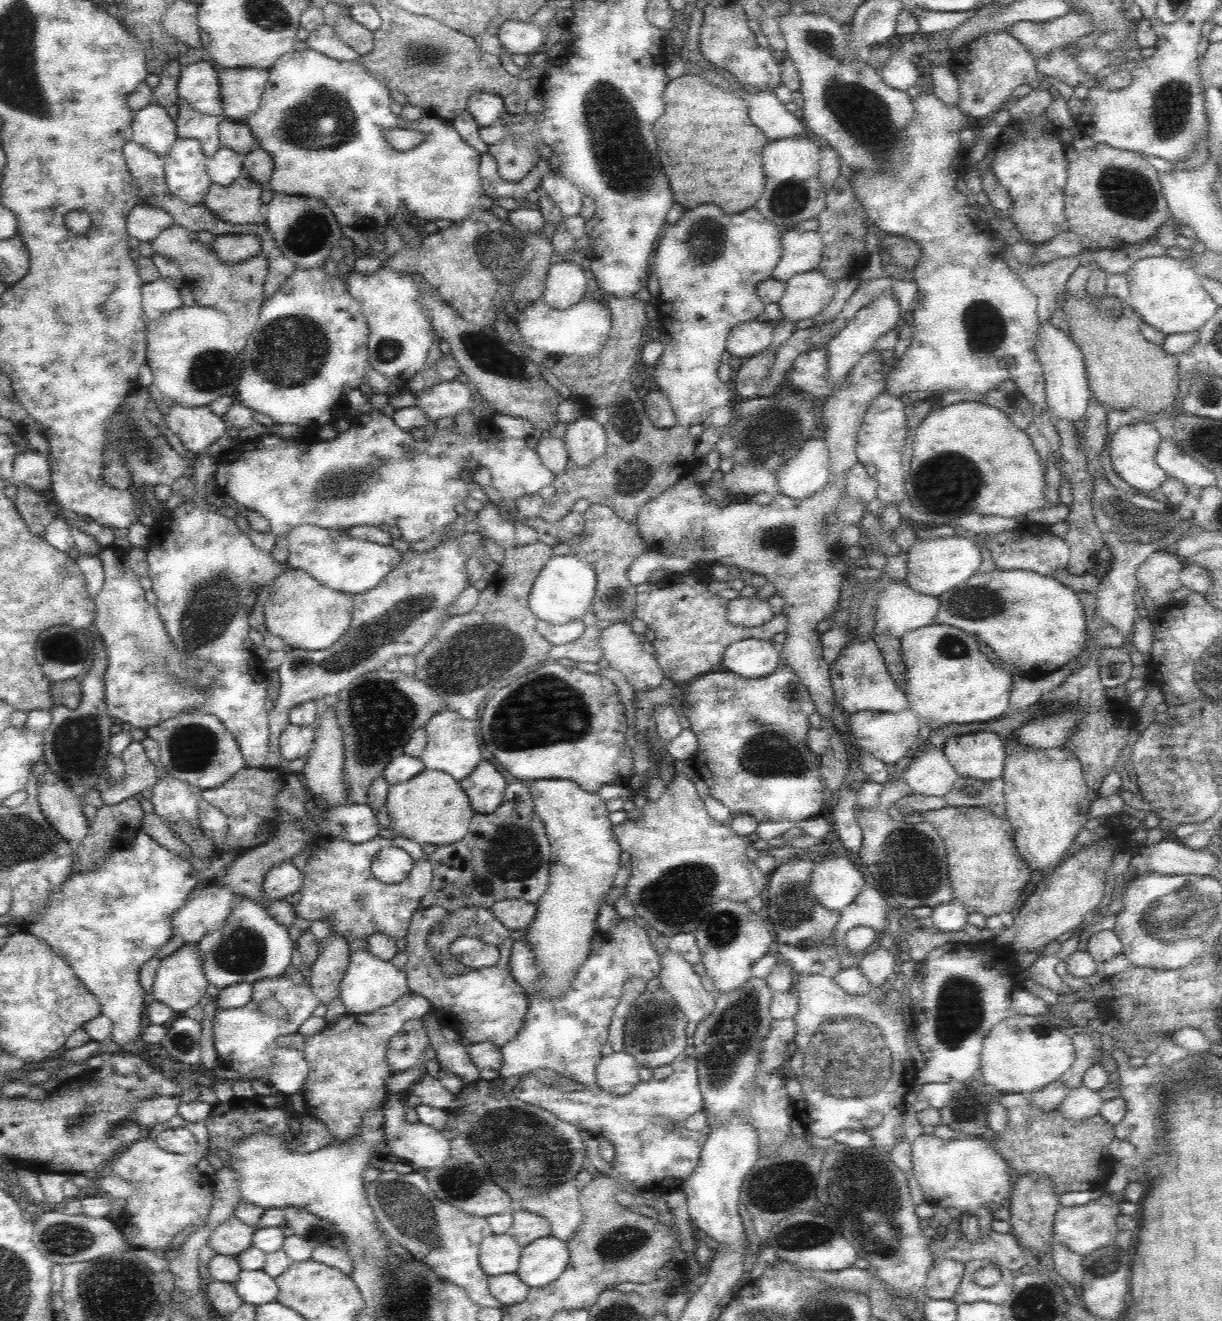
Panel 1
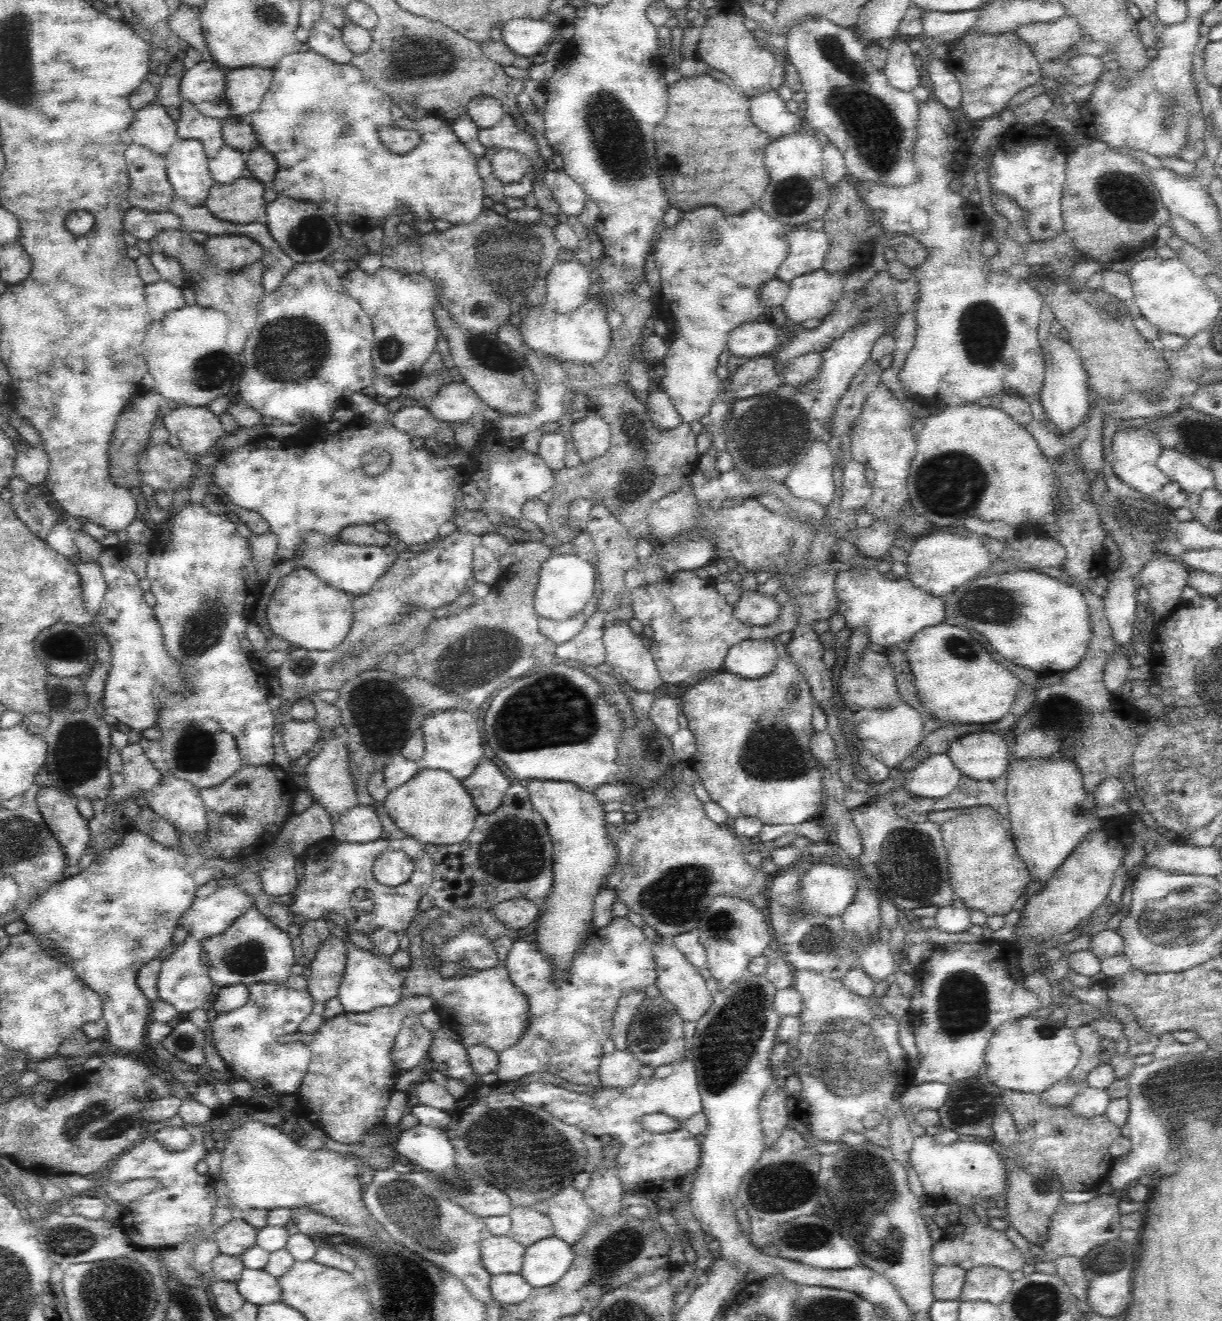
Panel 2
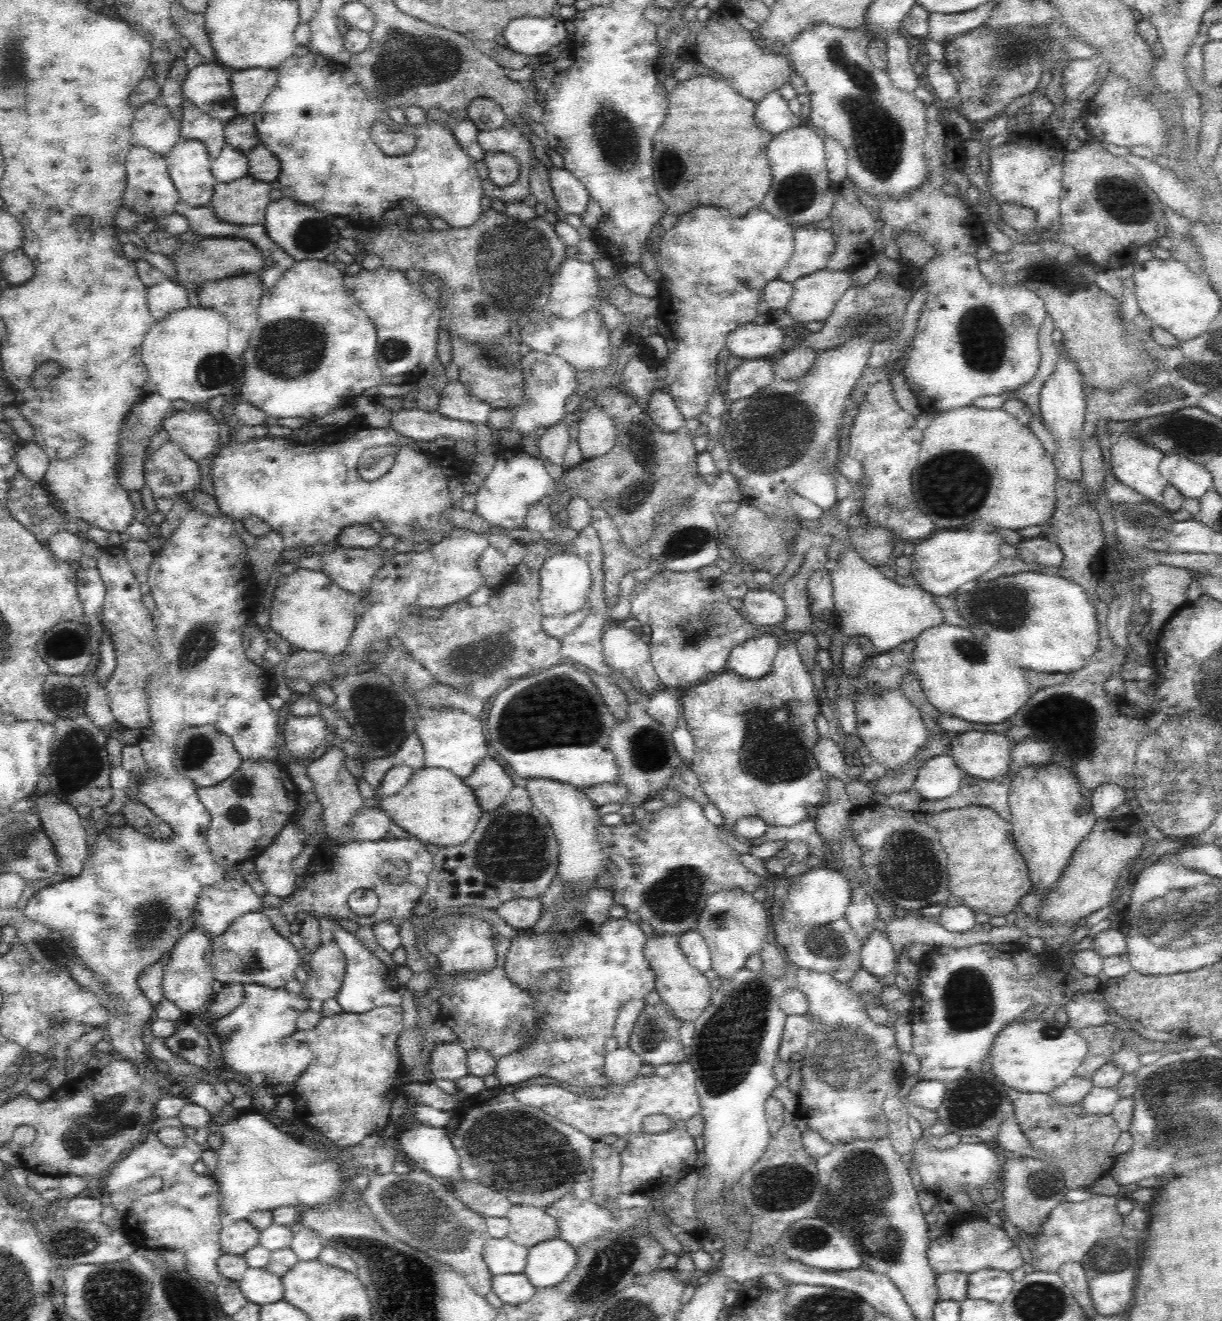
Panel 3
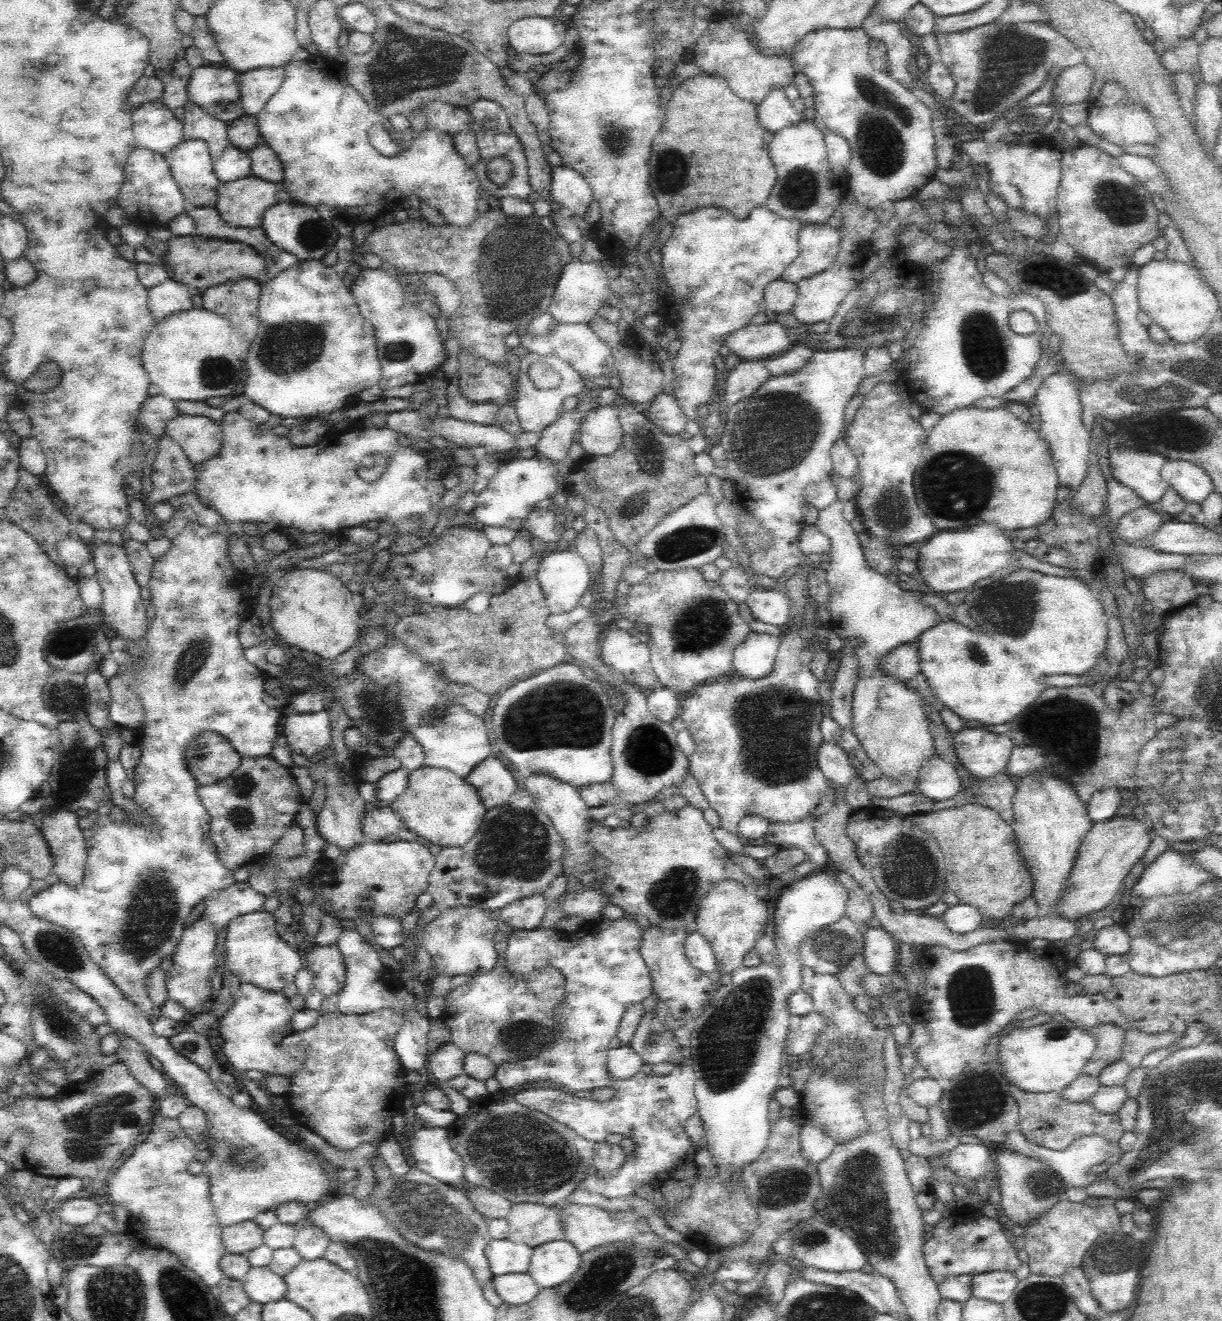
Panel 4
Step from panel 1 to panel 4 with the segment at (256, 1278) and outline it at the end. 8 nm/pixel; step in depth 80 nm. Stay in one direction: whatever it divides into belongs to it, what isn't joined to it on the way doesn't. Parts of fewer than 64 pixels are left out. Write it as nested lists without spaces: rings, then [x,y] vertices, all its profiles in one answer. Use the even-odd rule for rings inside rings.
[[[252,1267],[244,1276],[244,1291],[251,1301],[261,1305],[276,1302],[285,1297],[284,1277],[272,1272],[269,1267]]]

